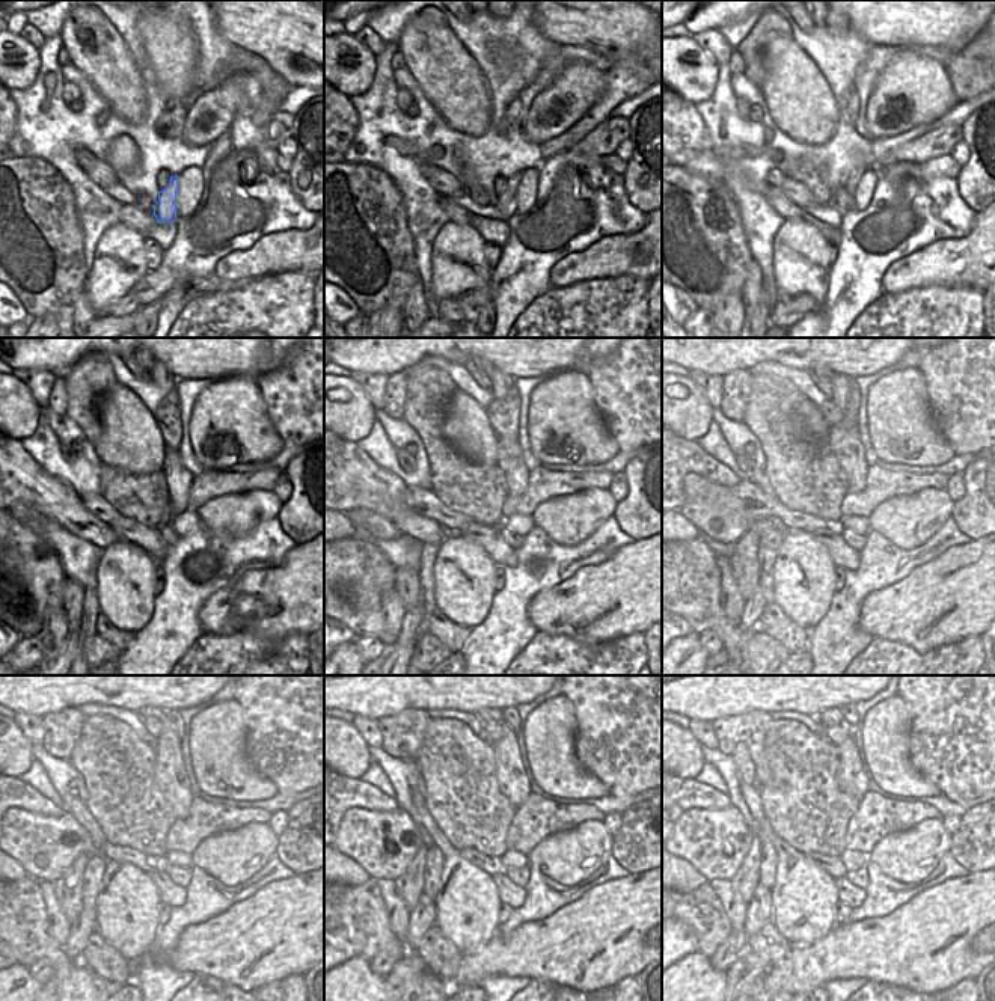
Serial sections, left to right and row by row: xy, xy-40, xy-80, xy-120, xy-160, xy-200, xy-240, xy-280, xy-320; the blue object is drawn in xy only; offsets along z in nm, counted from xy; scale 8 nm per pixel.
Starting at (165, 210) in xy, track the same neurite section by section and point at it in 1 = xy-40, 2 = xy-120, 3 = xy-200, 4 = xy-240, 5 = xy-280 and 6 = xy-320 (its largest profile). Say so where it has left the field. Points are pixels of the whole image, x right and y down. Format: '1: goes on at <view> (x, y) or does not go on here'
1: goes on at xy-40 (505, 202)
2: goes on at xy-120 (178, 478)
3: goes on at xy-200 (844, 443)
4: goes on at xy-240 (174, 784)
5: goes on at xy-280 (511, 777)
6: goes on at xy-320 (851, 777)

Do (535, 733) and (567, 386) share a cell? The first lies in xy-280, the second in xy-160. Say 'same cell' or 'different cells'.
same cell

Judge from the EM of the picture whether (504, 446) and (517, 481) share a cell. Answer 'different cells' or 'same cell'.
same cell

